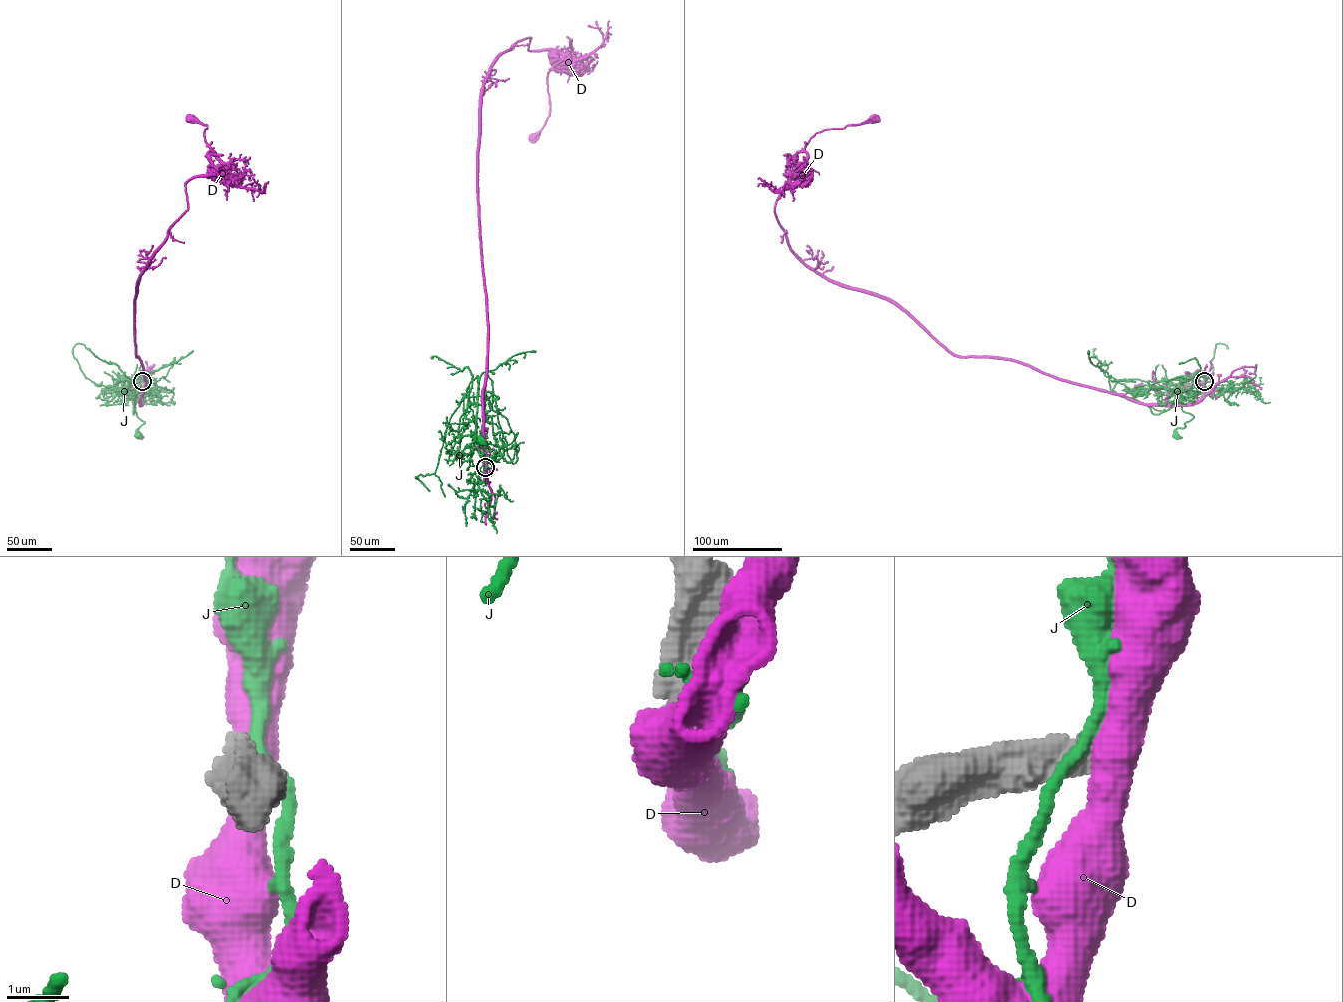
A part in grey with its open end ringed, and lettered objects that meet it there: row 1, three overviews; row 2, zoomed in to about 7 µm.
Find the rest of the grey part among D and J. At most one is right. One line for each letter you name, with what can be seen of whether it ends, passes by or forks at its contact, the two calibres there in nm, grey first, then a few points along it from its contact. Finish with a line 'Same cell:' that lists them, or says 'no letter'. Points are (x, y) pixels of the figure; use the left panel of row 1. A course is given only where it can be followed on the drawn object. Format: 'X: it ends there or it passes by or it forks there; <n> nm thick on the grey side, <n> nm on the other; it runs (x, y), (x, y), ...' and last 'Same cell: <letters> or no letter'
Same cell: no letter

